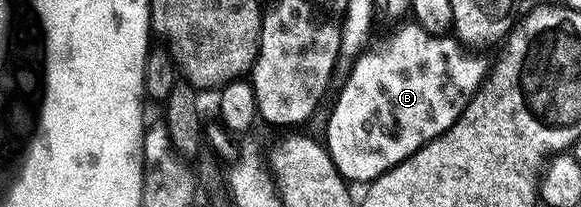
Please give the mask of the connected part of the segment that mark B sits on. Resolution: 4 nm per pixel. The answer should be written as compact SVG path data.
M415 24L402 27L377 50L371 50L351 63L349 70L352 71L349 72L332 108L332 115L328 118L328 154L349 184L374 181L414 152L418 152L418 148L442 136L442 132L449 130L458 116L462 116L466 104L470 104L476 89L486 77L486 62L484 66L482 59L465 52L455 37L431 34Z

